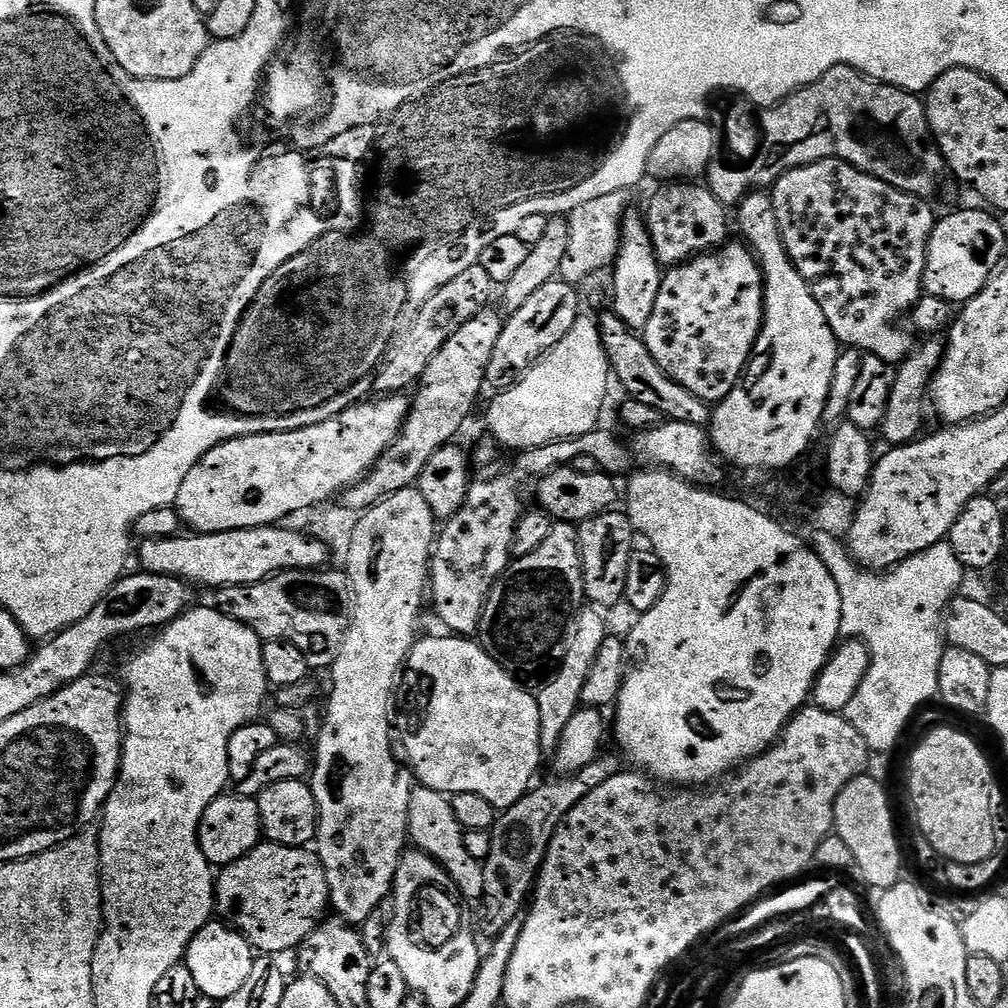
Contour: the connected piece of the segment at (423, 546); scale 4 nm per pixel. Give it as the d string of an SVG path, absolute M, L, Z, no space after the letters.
M419 487L403 488L361 515L346 565L348 583L352 586L352 617L338 658L330 669L332 693L328 696L324 725L316 736L310 783L318 806L314 851L326 874L330 908L345 924L353 926L363 926L370 914L378 912L379 904L391 897L400 857L410 840L407 810L414 777L392 753L394 728L390 716L388 720L388 707L391 704L393 707L398 677L418 639L416 623L420 620L420 607L426 604L430 553L437 535L438 521Z

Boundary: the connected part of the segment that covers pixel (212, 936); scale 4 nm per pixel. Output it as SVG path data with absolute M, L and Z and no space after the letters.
M216 918L209 920L202 930L194 934L183 959L190 974L194 974L194 986L198 986L201 997L217 1002L230 998L230 994L235 994L246 983L255 961L252 943L244 937L244 933Z

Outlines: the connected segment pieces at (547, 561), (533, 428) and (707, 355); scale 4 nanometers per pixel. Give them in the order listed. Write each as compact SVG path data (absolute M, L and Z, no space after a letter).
M553 523L546 542L542 542L542 546L534 550L534 554L513 559L507 570L496 580L496 585L488 591L488 601L485 602L480 615L478 643L486 650L486 654L490 654L490 658L494 658L494 662L501 664L517 678L540 675L543 677L551 673L564 657L572 621L585 603L576 530L575 524Z
M581 314L570 326L570 334L558 342L536 364L533 364L520 381L514 386L497 391L488 408L488 428L491 439L495 440L501 449L516 448L527 450L537 448L543 444L553 444L556 440L565 440L571 436L581 436L587 432L597 431L600 420L600 411L604 408L604 395L608 392L610 384L610 369L606 350L602 346L600 326L588 314Z
M732 243L693 255L683 264L667 269L660 277L654 314L650 314L650 322L642 330L644 344L661 370L690 394L709 402L724 400L734 390L752 357L752 347L764 321L764 273L747 243Z

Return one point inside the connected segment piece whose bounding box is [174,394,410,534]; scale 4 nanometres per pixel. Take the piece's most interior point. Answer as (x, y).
(250, 482)

